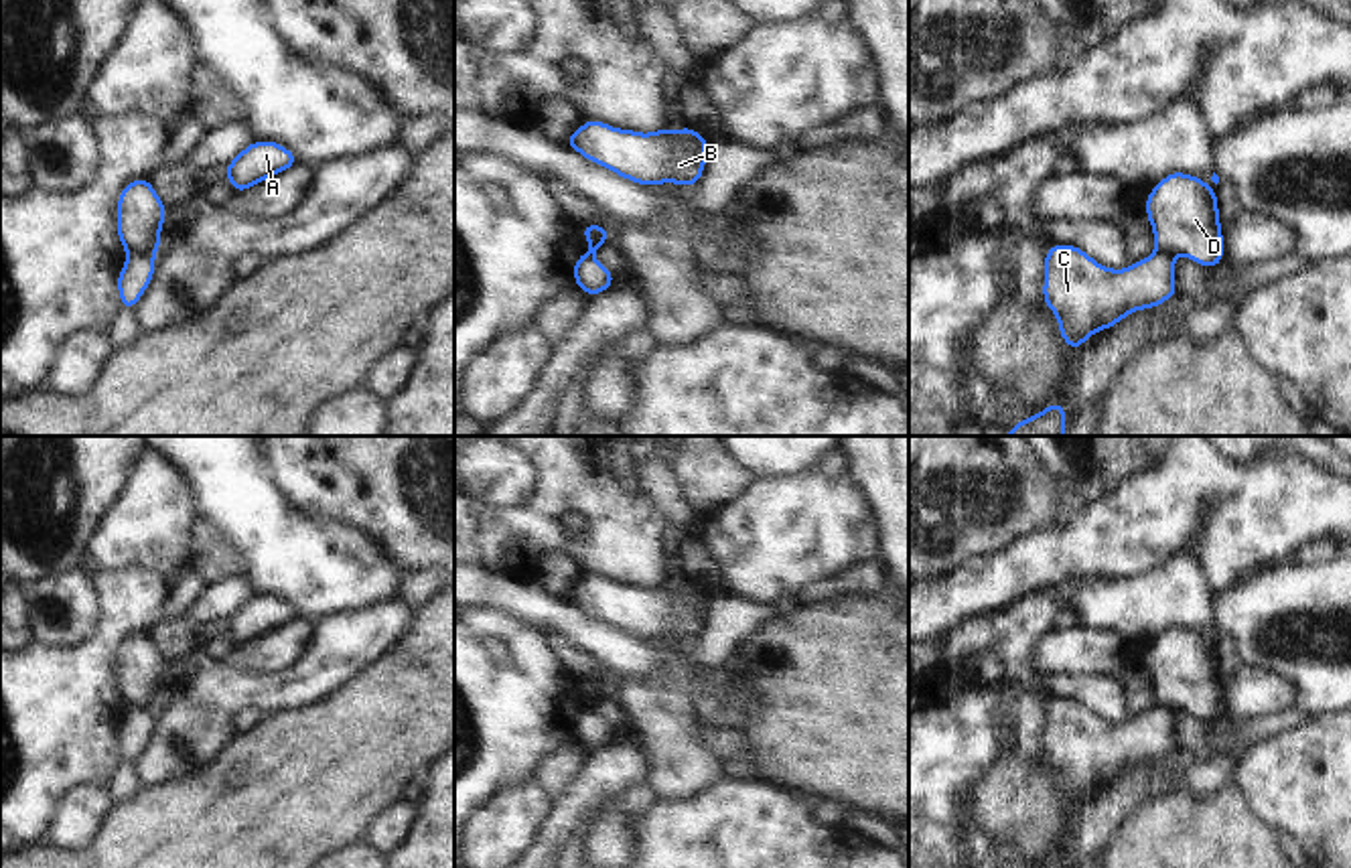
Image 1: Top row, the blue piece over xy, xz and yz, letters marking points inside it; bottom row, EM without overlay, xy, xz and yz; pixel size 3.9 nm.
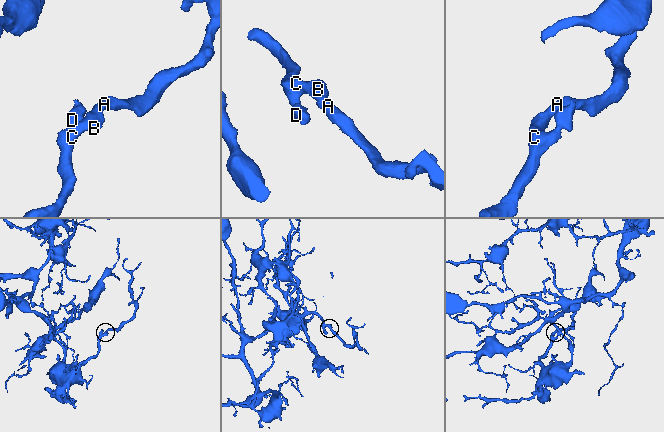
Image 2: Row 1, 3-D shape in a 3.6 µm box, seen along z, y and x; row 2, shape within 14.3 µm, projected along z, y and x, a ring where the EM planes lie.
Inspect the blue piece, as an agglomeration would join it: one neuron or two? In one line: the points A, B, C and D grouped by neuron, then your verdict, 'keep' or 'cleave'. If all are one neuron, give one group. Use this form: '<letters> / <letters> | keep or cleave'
A B C / D | cleave

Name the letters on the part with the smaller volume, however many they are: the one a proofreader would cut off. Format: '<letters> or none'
D

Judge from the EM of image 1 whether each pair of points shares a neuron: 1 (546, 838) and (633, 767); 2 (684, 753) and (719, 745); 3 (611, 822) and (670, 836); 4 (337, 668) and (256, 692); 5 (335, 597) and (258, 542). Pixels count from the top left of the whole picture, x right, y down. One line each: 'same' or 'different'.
1: same
2: different
3: different
4: same
5: same

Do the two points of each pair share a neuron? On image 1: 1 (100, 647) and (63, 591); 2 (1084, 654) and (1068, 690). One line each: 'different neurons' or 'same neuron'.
1: different neurons
2: different neurons

